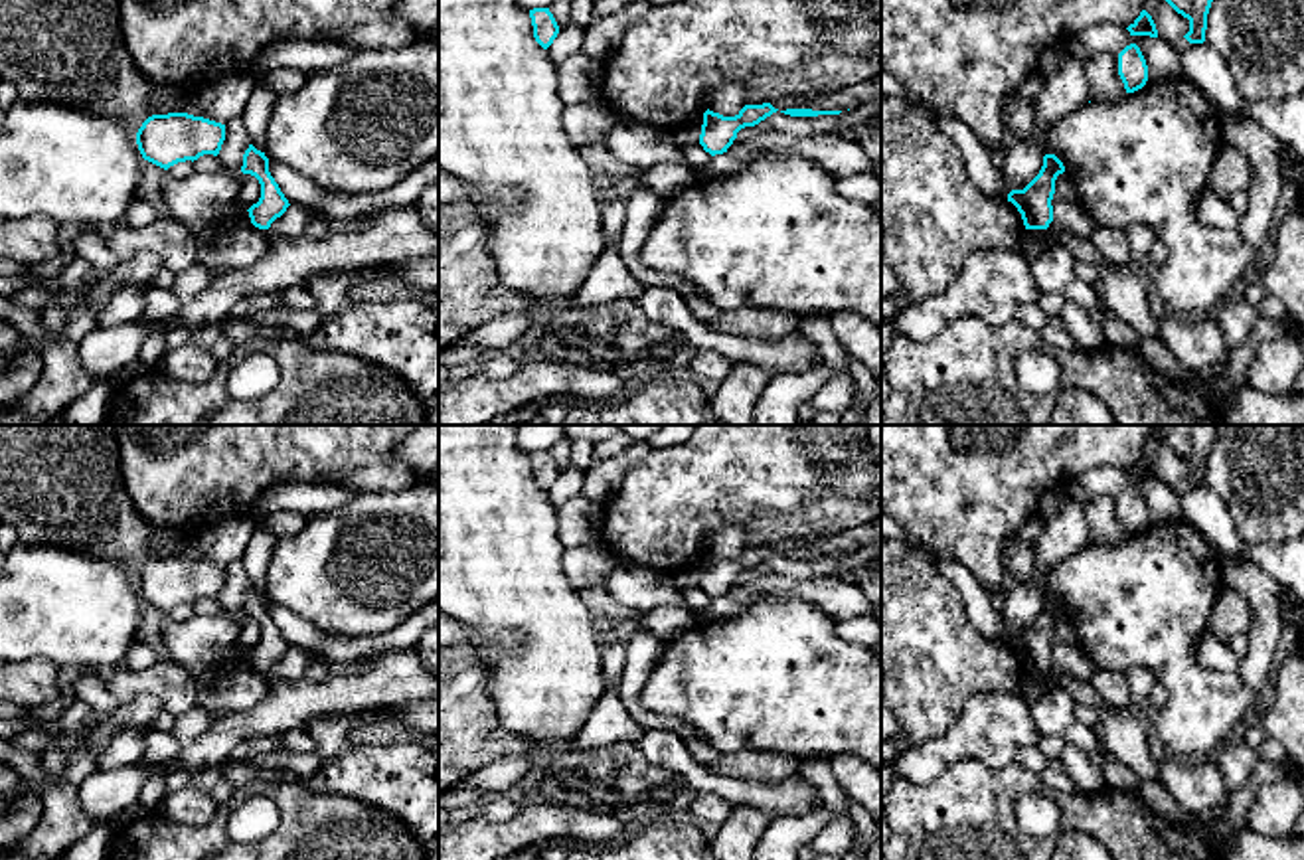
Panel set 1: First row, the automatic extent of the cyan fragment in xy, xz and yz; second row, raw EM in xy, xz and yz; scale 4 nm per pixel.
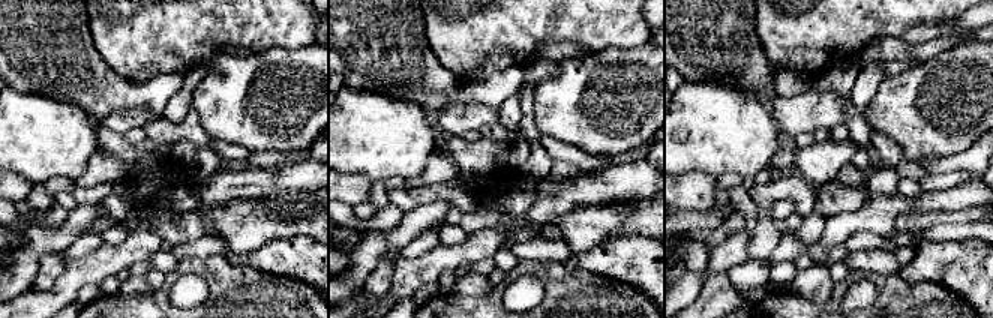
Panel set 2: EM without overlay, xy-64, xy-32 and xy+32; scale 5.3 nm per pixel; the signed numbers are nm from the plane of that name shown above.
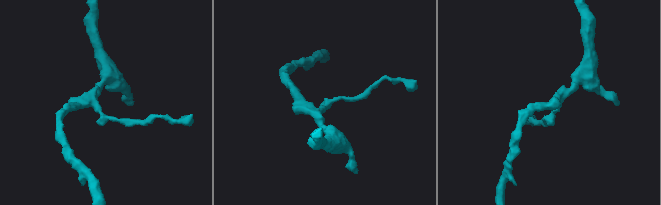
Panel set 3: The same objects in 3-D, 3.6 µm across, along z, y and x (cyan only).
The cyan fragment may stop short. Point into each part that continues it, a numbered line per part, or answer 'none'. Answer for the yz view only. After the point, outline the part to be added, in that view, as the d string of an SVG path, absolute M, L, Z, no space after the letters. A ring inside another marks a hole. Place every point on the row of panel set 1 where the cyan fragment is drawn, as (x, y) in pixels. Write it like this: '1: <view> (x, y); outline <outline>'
none

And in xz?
none

